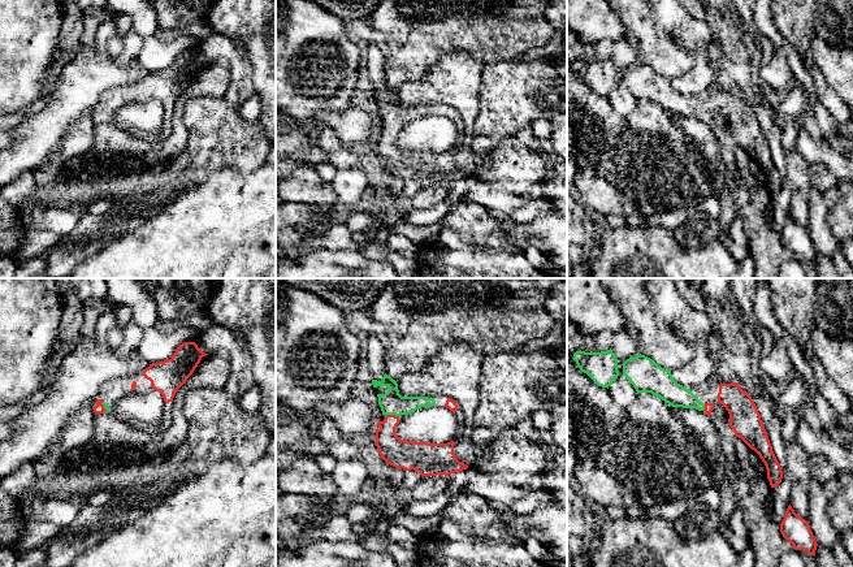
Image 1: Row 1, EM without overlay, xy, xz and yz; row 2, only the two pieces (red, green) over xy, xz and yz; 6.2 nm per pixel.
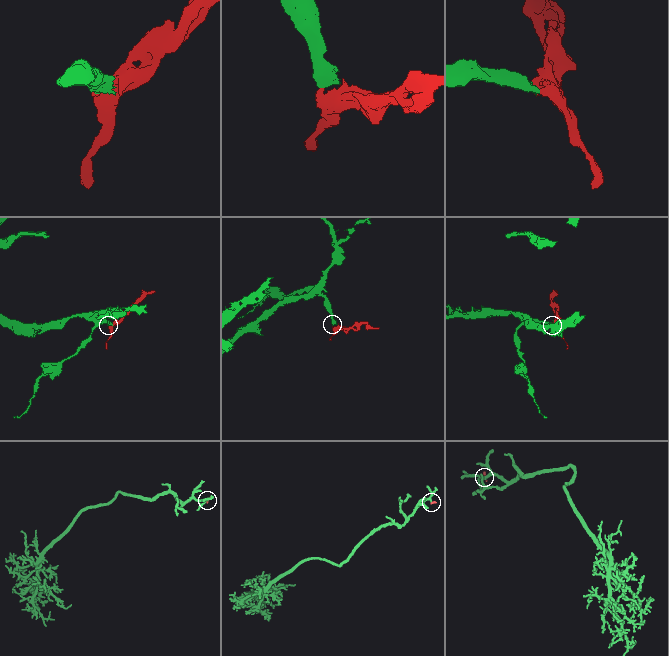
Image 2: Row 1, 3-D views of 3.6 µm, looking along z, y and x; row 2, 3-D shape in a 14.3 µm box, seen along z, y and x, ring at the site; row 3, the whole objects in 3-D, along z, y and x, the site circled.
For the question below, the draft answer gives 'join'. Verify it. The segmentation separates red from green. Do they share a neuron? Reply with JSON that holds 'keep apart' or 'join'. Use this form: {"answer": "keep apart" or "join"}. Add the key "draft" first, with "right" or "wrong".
{"draft": "right", "answer": "join"}

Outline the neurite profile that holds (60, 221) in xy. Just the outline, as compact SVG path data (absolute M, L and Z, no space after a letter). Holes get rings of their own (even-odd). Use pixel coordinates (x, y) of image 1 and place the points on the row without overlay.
M27 204L17 218L18 226L25 230L49 230L57 237L69 235L78 225L79 216L64 208L44 208Z

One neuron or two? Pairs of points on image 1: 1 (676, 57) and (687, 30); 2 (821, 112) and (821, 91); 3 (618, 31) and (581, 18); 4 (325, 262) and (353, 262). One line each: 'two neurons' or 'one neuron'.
1: two neurons
2: two neurons
3: one neuron
4: one neuron

